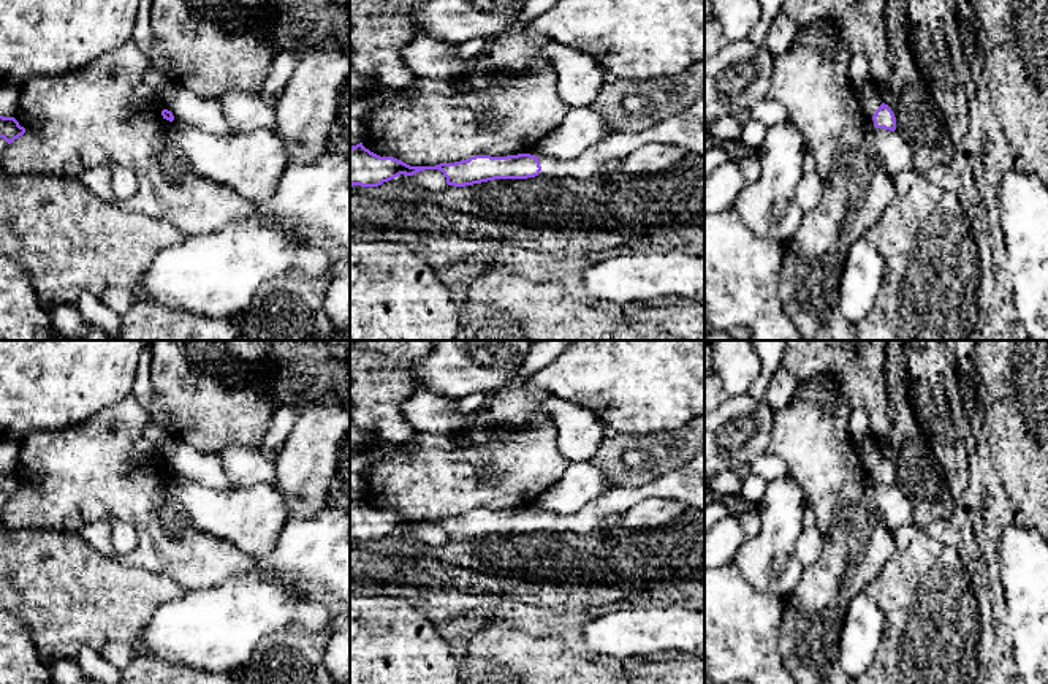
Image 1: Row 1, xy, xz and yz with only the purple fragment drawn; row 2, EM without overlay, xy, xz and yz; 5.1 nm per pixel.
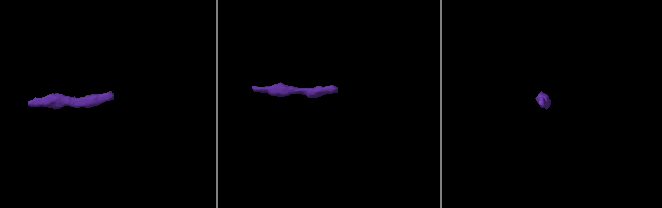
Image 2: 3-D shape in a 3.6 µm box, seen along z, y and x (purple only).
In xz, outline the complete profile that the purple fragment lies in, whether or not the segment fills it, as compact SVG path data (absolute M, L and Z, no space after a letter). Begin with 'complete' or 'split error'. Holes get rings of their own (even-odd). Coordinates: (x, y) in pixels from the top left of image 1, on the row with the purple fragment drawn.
split error | M704 95L681 114L671 116L646 130L611 130L581 155L570 160L540 157L533 150L518 155L475 155L454 163L410 166L393 157L380 157L363 146L350 147L350 187L378 187L401 174L413 176L424 169L439 169L448 185L465 187L494 179L527 179L535 176L573 177L590 180L613 160L651 142L682 146L704 157Z

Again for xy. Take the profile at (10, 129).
complete | M0 116L0 138L3 138L8 144L11 144L24 133L25 133L25 128L21 127L14 117Z

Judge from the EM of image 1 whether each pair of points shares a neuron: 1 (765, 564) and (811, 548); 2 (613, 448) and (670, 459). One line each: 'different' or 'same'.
1: different
2: same

